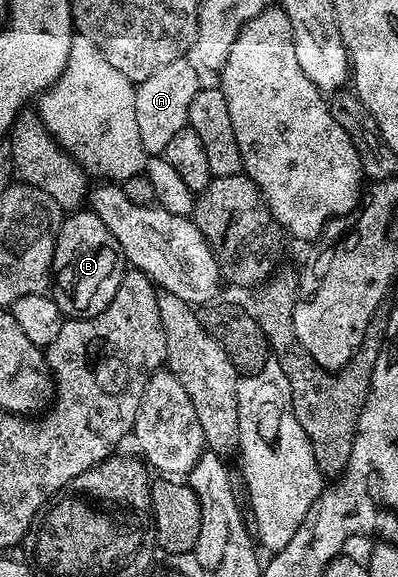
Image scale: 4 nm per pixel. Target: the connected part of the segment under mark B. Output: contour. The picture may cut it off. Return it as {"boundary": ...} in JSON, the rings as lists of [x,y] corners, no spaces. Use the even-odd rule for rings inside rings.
{"boundary":[[[82,208],[63,217],[52,271],[52,297],[63,316],[67,319],[91,318],[104,312],[104,308],[112,304],[112,296],[116,296],[127,269],[128,263],[122,257],[120,244],[116,236],[108,232],[108,224]]]}

